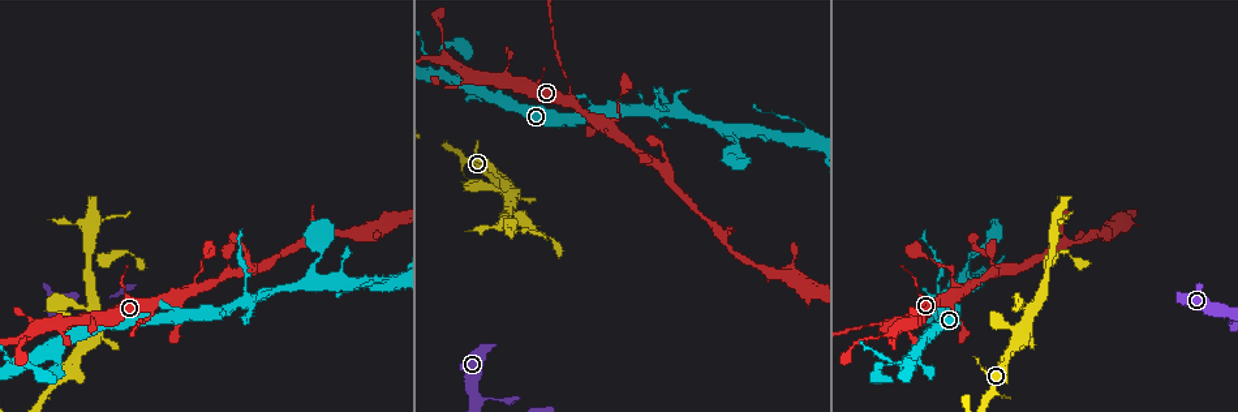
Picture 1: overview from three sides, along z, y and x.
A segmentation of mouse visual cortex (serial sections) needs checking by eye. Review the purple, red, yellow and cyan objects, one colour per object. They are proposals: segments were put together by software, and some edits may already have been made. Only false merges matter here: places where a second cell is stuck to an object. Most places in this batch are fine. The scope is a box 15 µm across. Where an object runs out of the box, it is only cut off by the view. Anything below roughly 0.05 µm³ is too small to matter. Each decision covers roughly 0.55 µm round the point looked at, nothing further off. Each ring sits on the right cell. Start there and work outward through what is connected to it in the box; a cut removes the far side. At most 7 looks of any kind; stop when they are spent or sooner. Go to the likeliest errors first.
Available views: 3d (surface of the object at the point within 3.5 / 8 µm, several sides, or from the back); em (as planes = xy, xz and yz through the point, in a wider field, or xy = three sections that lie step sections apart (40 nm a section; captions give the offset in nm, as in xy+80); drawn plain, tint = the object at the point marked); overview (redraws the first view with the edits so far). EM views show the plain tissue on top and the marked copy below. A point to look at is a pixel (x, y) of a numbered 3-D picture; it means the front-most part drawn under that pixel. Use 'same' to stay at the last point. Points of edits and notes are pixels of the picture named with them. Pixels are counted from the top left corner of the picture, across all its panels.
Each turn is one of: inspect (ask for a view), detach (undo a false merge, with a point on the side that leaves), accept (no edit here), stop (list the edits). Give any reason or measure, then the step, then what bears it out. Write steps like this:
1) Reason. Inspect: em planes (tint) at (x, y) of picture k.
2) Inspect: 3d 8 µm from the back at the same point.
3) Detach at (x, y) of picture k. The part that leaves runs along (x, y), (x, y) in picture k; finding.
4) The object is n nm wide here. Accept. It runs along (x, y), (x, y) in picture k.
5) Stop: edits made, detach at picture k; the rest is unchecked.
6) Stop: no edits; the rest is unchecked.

Three arms meet. Inspect: em xy step 5 (tint) at (248, 302) of picture 1.

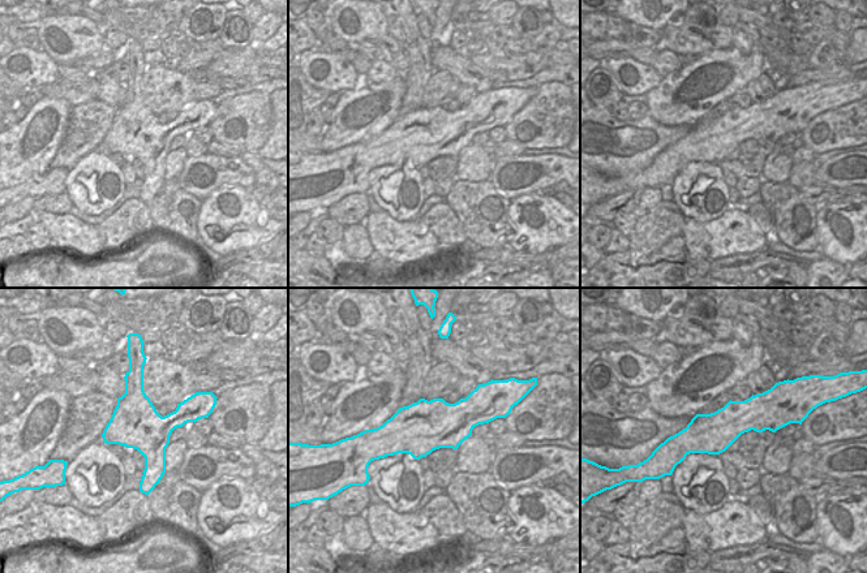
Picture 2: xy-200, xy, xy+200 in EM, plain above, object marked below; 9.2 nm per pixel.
Wider look. Inspect: 3d 3.5 µm at the same point.

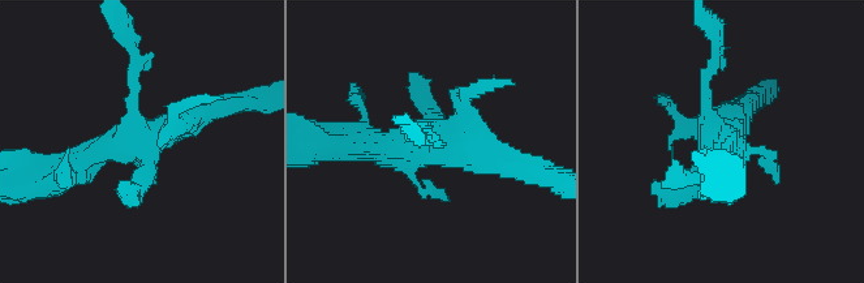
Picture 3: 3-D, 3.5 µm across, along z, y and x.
The object is 480 nm wide here. Accept. It runs along (65, 174), (104, 146), (216, 110) in picture 3; all the same cell.

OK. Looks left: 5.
Inspect: 3d 3.5 µm from the back at (1048, 268) of picture 1.

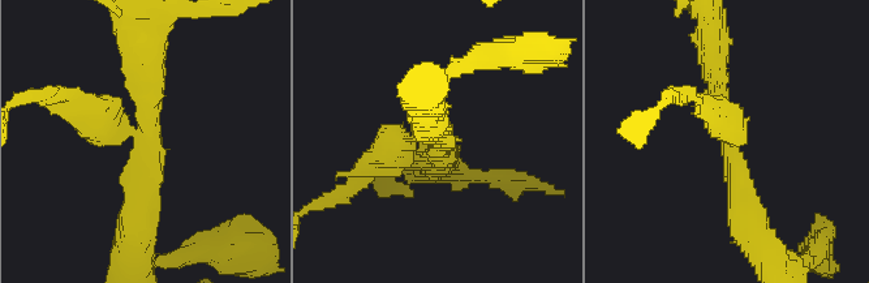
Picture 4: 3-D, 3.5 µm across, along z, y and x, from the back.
Accept. It runs along (751, 234), (714, 69) in picture 4; continuous, no second cell.

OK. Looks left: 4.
Thin arm on a thick one. Inspect: 3d 3.5 µm at (30, 358) of picture 1.

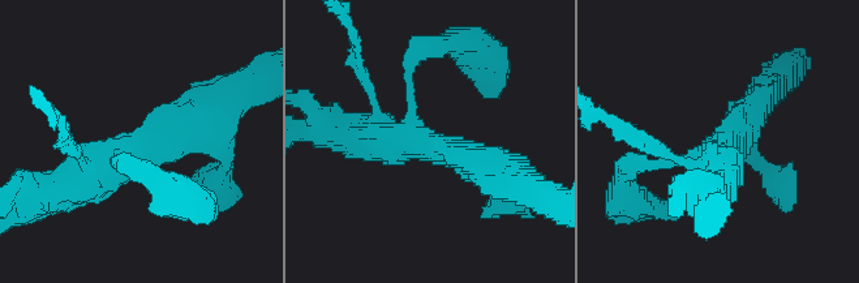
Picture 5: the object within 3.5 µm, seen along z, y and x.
Accept. It runs along (196, 120), (52, 193) in picture 5; continuous, no second cell.

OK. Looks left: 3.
Stop: no edits; the rest is unchecked.

